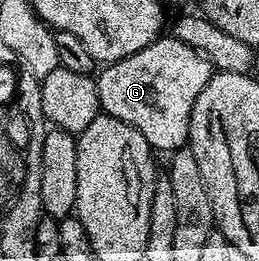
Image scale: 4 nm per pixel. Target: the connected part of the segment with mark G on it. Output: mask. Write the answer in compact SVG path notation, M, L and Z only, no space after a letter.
M161 36L142 48L142 52L109 62L99 71L96 87L100 108L103 113L142 132L153 151L178 150L188 141L194 100L198 100L198 92L206 88L213 73L212 63L190 48L190 44L182 44L182 40L171 36Z

